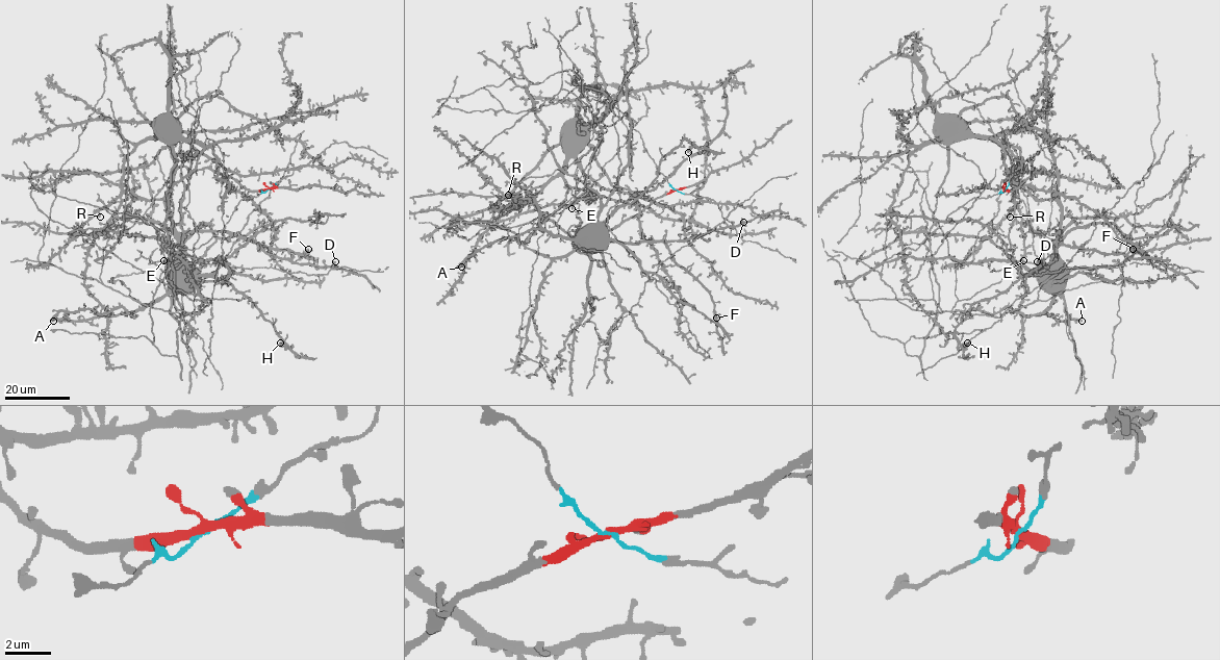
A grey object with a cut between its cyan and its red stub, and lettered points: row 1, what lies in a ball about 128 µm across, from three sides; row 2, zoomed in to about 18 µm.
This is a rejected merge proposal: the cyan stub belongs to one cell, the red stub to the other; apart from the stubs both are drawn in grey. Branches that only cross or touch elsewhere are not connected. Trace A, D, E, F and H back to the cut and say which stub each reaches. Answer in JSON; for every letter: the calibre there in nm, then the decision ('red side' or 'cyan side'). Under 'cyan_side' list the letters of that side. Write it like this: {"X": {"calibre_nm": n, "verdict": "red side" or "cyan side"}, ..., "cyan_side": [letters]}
{"A": {"calibre_nm": 340, "verdict": "red side"}, "D": {"calibre_nm": 440, "verdict": "red side"}, "E": {"calibre_nm": 480, "verdict": "cyan side"}, "F": {"calibre_nm": 550, "verdict": "red side"}, "H": {"calibre_nm": 420, "verdict": "red side"}, "cyan_side": ["E"]}

